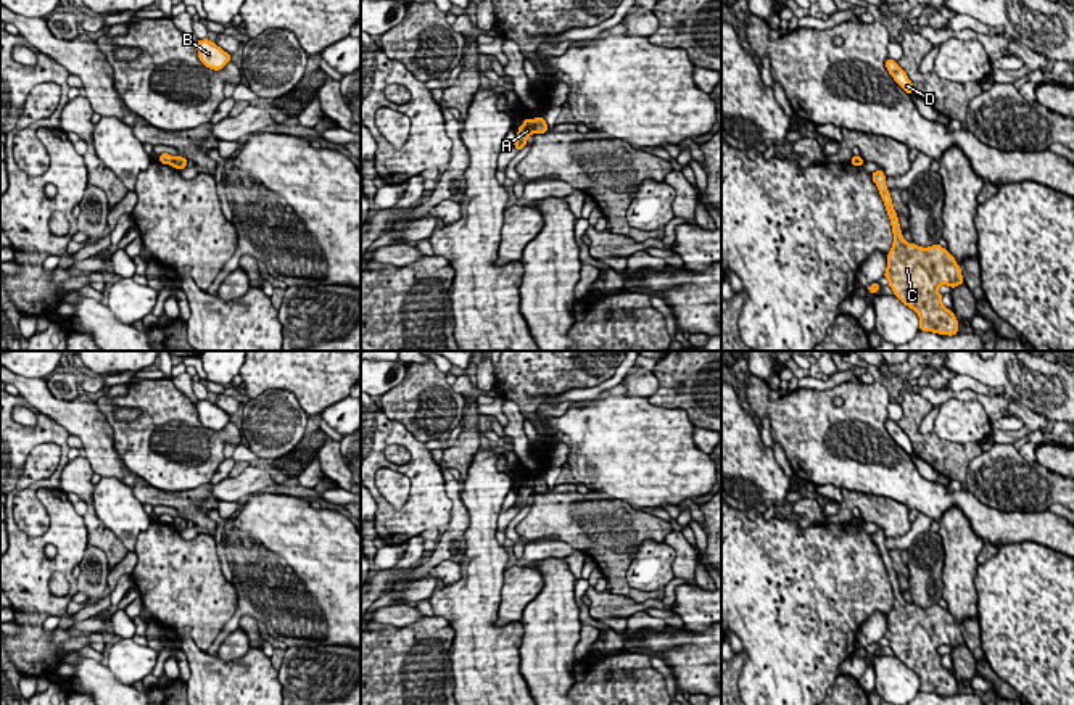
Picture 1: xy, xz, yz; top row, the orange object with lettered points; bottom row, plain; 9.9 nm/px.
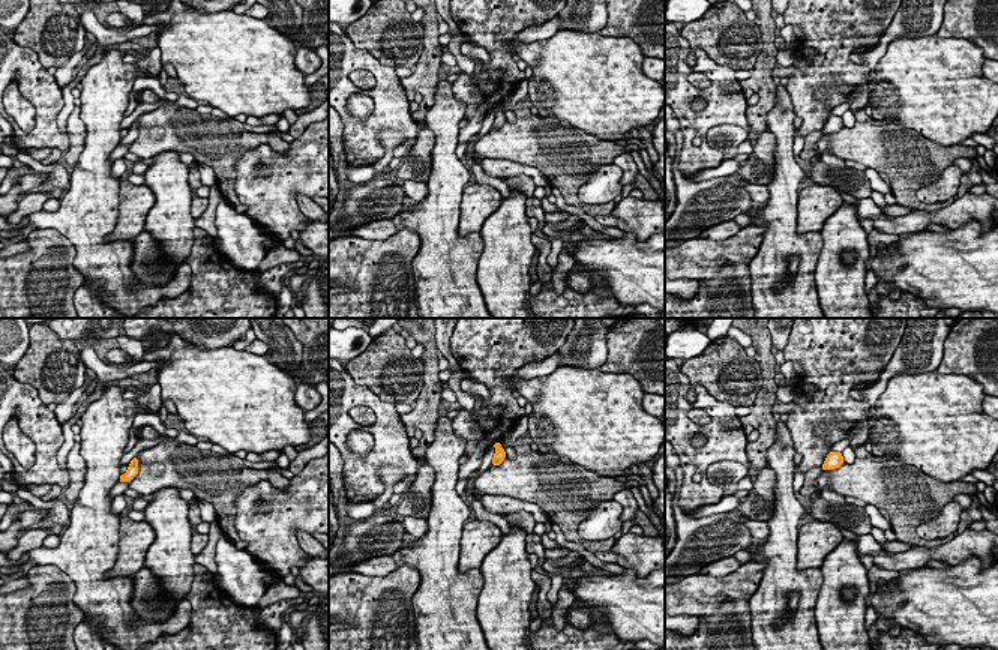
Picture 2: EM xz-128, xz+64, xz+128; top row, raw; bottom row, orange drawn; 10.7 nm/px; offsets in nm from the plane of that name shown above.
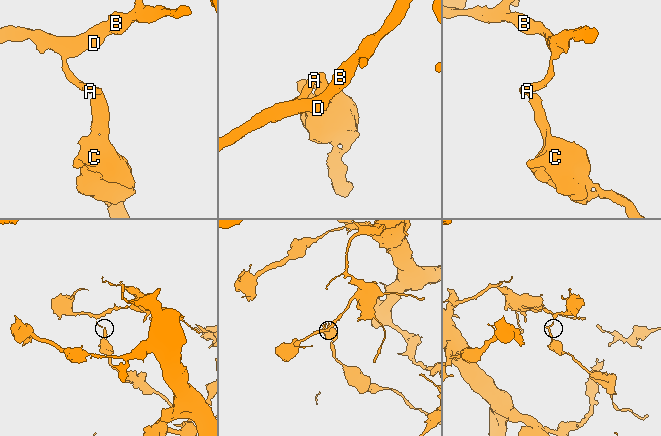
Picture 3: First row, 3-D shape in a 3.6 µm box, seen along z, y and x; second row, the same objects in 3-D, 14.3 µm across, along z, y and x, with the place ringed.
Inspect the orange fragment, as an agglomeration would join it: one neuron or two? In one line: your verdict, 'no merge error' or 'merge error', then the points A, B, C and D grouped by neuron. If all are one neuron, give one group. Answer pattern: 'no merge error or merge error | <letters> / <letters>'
merge error | A B D / C

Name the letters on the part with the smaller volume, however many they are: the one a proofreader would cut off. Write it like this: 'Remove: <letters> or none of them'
Remove: C

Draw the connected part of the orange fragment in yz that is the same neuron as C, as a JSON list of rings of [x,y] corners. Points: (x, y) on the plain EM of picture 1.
[[[882,530],[873,533],[871,538],[884,562],[894,594],[884,634],[889,647],[905,666],[919,676],[919,691],[948,697],[956,695],[958,681],[953,671],[942,665],[942,655],[937,649],[940,645],[955,649],[965,644],[960,626],[948,610],[944,610],[939,604],[929,608],[921,608],[913,602],[907,604],[900,592]]]

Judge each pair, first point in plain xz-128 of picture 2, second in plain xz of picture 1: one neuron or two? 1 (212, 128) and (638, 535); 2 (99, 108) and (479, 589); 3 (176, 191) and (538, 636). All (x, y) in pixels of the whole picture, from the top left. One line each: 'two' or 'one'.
1: one
2: one
3: one

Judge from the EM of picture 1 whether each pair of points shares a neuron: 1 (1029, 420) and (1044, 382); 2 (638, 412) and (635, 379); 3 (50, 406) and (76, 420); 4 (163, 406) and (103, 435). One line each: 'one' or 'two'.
1: two
2: two
3: one
4: two

